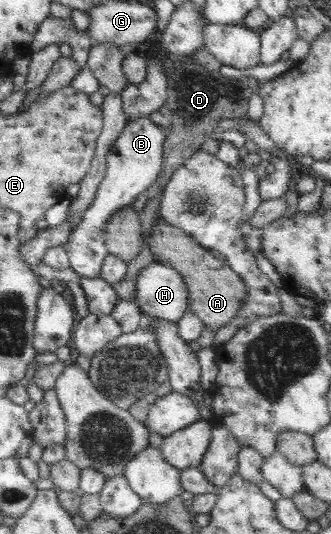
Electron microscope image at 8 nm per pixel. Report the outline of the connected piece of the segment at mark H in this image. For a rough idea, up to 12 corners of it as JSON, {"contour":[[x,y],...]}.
{"contour":[[155,262],[141,271],[135,303],[178,322],[190,310],[188,284]]}

